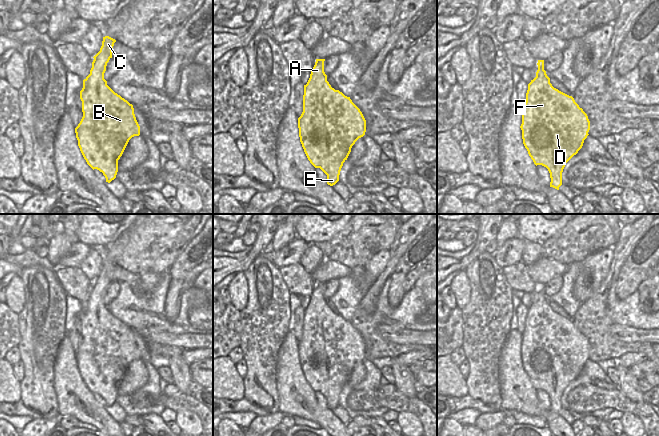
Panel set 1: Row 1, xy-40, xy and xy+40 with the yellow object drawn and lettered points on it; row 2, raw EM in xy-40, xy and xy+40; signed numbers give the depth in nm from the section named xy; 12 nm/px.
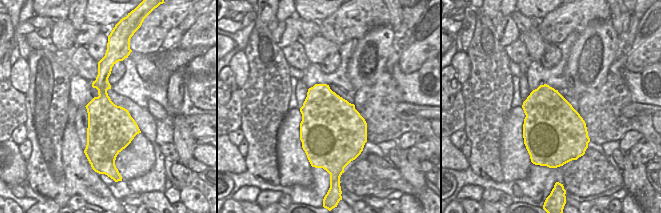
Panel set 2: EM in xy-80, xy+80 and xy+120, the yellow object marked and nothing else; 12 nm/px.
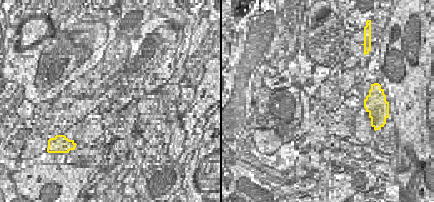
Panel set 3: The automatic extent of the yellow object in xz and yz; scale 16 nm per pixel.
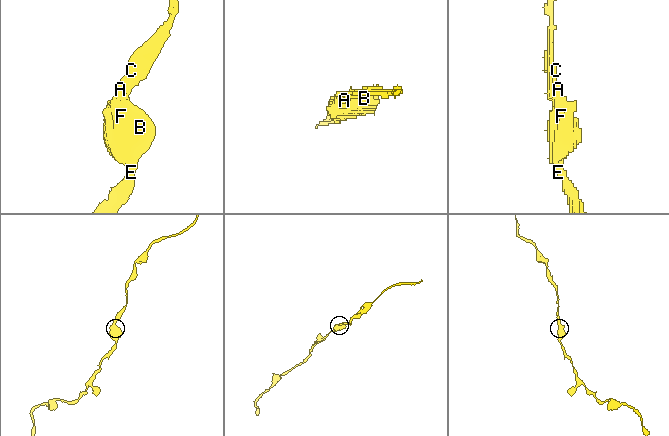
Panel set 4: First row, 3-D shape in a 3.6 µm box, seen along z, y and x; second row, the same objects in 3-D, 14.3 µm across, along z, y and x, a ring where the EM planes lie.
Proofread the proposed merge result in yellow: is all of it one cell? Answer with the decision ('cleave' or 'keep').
keep

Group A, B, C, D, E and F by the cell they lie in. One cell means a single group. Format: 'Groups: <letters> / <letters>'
Groups: A B C D E F.

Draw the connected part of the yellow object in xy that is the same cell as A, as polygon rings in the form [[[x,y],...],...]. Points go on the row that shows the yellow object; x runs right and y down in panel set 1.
[[[316,59],[310,78],[304,85],[303,112],[298,118],[298,128],[300,142],[308,160],[315,168],[320,168],[327,175],[327,184],[333,186],[339,181],[341,168],[347,160],[352,146],[365,135],[366,120],[350,97],[331,87],[324,72],[324,61],[325,59]]]

